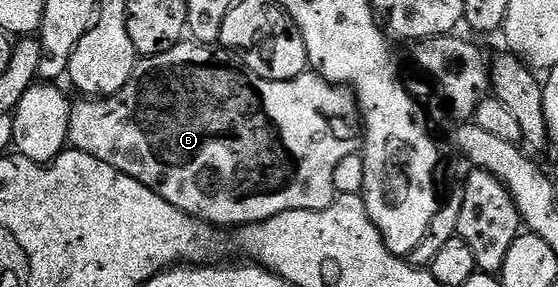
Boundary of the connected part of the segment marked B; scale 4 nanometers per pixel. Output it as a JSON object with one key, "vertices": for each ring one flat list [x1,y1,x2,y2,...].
{"vertices":[[182,41,163,53,142,58,133,70,132,79,119,93,104,97,81,97,78,103,76,101,72,104,68,142,78,151,91,153,91,157,99,157,99,161,107,161,107,165,119,169,119,173,135,177,135,181,147,185,147,189,159,193,159,197,192,219,200,219,202,223,216,225,221,229,236,229,246,223,262,223,264,219,284,211,327,209,327,205,331,205,338,194,335,187,336,166,348,155,358,154,359,140,363,135,363,120,353,92,328,83,316,73,306,73,291,81,261,79,240,66,233,67,232,61,224,54,228,55,224,50,214,49,204,43]]}

